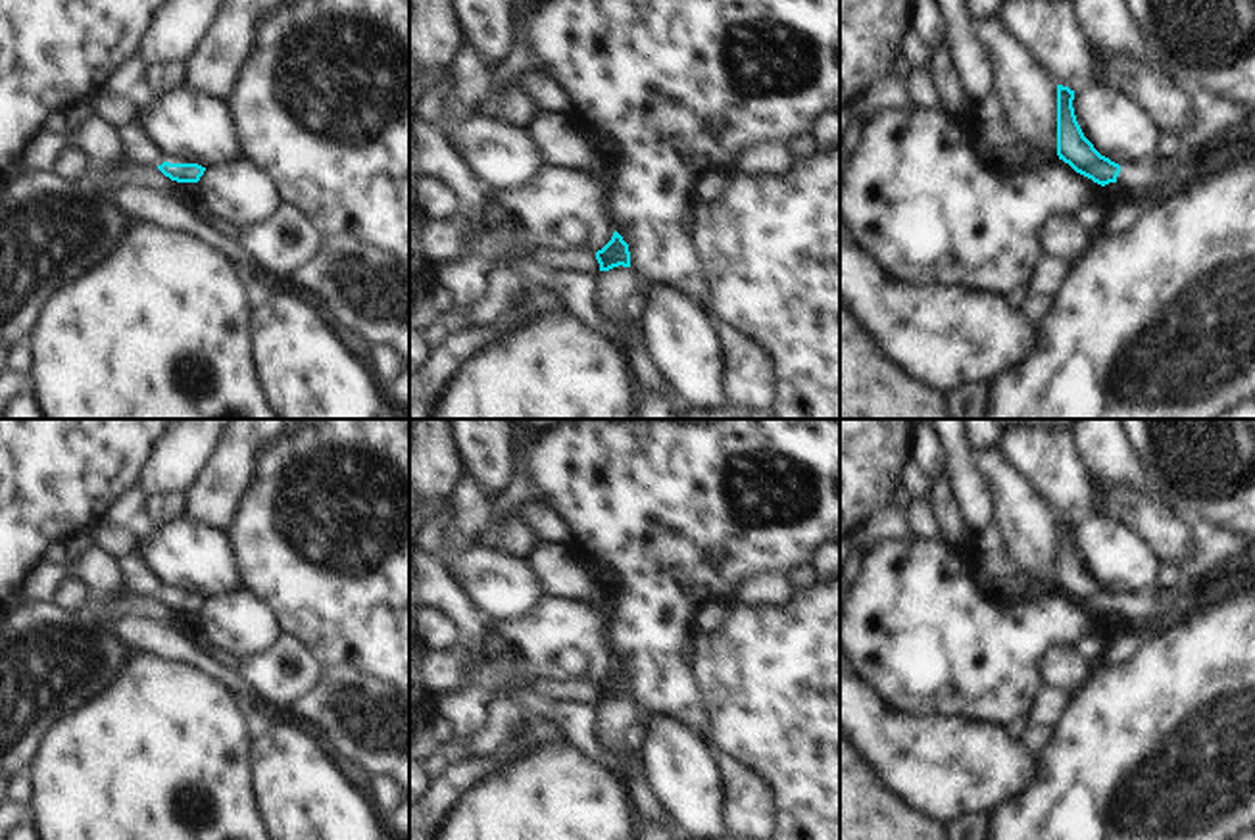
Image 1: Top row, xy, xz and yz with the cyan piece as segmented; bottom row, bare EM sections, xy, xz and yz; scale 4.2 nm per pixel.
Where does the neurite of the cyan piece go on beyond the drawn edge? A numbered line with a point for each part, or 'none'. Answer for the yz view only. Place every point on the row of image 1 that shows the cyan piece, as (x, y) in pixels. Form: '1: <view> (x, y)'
1: yz (1140, 175)

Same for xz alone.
1: xz (612, 287)

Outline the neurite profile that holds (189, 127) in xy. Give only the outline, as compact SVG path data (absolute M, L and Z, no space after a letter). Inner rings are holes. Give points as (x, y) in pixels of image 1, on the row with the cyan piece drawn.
M186 86L165 94L136 94L131 133L150 138L169 163L215 167L240 158L229 106Z

